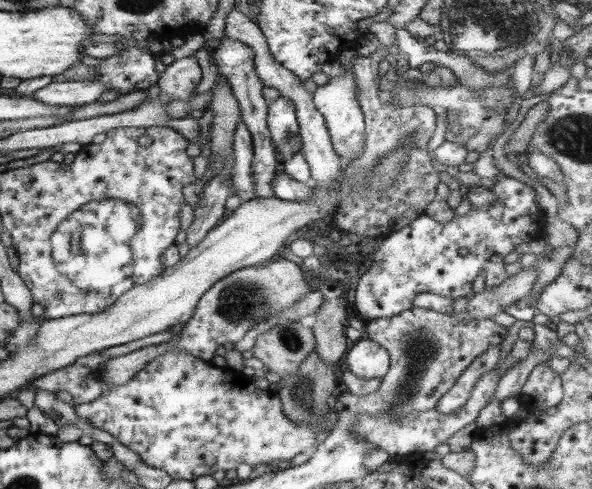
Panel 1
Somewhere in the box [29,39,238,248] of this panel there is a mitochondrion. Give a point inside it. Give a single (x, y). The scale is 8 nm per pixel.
(111, 211)

